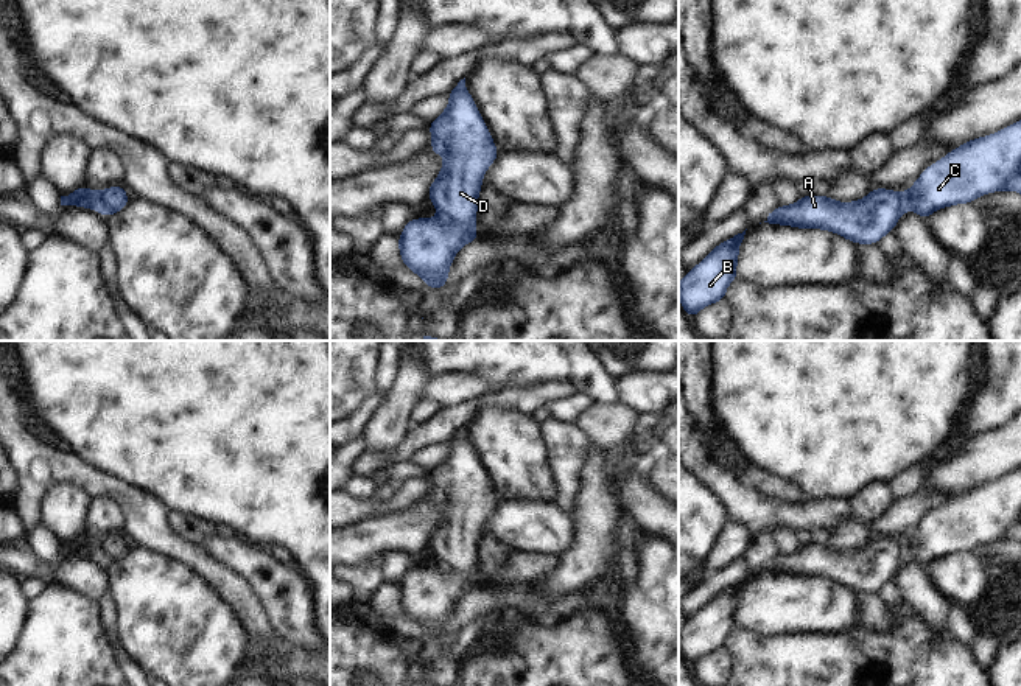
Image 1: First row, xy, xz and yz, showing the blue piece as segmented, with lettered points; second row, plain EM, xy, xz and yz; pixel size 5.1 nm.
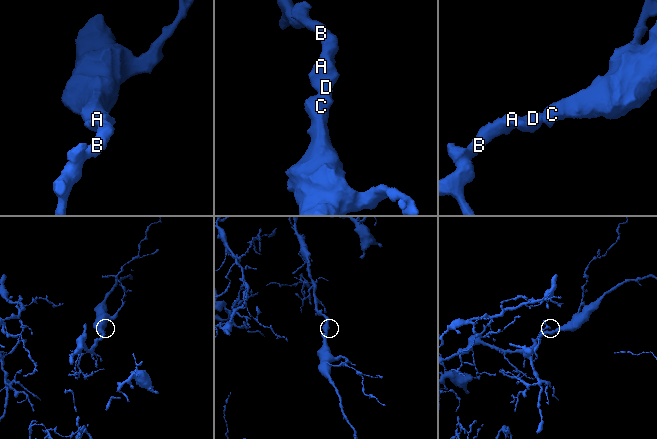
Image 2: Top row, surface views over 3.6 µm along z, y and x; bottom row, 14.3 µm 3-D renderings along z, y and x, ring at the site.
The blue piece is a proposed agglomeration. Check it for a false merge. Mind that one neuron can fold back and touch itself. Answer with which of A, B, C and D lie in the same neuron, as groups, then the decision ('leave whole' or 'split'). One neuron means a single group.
A B C D; leave whole

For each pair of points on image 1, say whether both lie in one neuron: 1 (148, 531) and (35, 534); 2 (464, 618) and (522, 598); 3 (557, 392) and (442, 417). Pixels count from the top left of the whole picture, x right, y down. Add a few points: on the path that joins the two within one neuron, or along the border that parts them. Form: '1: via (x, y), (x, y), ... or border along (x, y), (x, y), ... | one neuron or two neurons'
1: border along (38, 523), (25, 532) | two neurons
2: via (478, 604), (481, 601), (508, 599) | one neuron
3: via (529, 398), (484, 398), (470, 406) | one neuron

